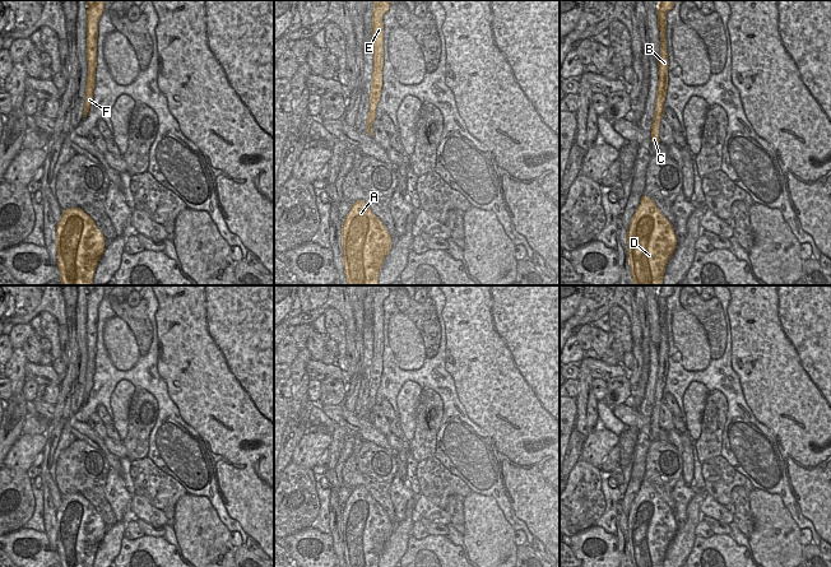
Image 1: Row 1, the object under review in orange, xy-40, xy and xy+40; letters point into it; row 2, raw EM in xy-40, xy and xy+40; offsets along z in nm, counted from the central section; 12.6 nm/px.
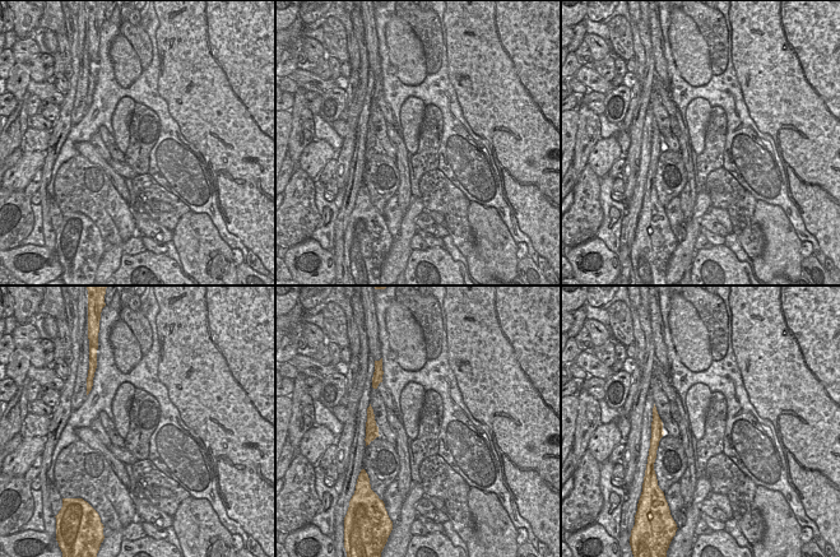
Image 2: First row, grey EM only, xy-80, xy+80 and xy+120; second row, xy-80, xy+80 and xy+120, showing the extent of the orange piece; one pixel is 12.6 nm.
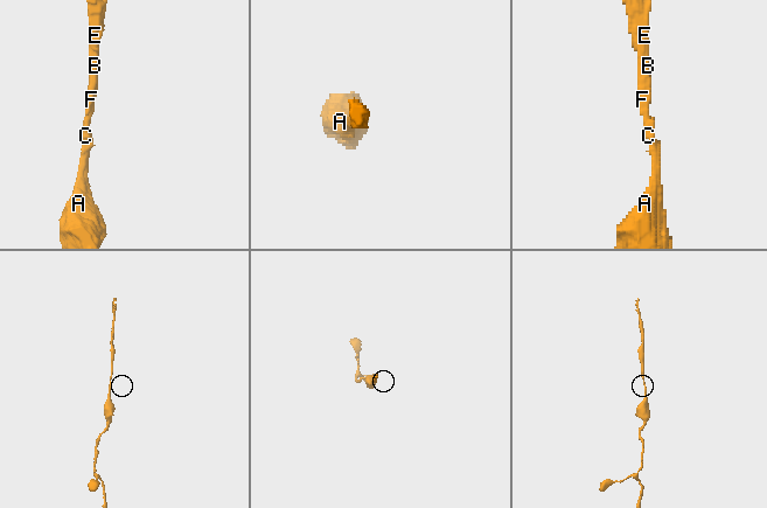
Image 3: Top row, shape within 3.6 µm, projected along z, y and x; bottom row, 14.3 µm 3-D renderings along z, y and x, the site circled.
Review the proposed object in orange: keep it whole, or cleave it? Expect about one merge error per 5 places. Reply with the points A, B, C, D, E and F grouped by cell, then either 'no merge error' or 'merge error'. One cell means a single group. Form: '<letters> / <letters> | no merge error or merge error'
A B C D E F | no merge error

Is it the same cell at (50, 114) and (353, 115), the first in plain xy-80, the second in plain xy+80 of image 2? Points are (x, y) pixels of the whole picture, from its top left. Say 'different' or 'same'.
different

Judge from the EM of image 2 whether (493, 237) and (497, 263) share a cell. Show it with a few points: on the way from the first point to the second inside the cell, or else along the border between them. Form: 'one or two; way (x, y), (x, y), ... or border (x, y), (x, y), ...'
one; way (493, 244), (493, 256)

